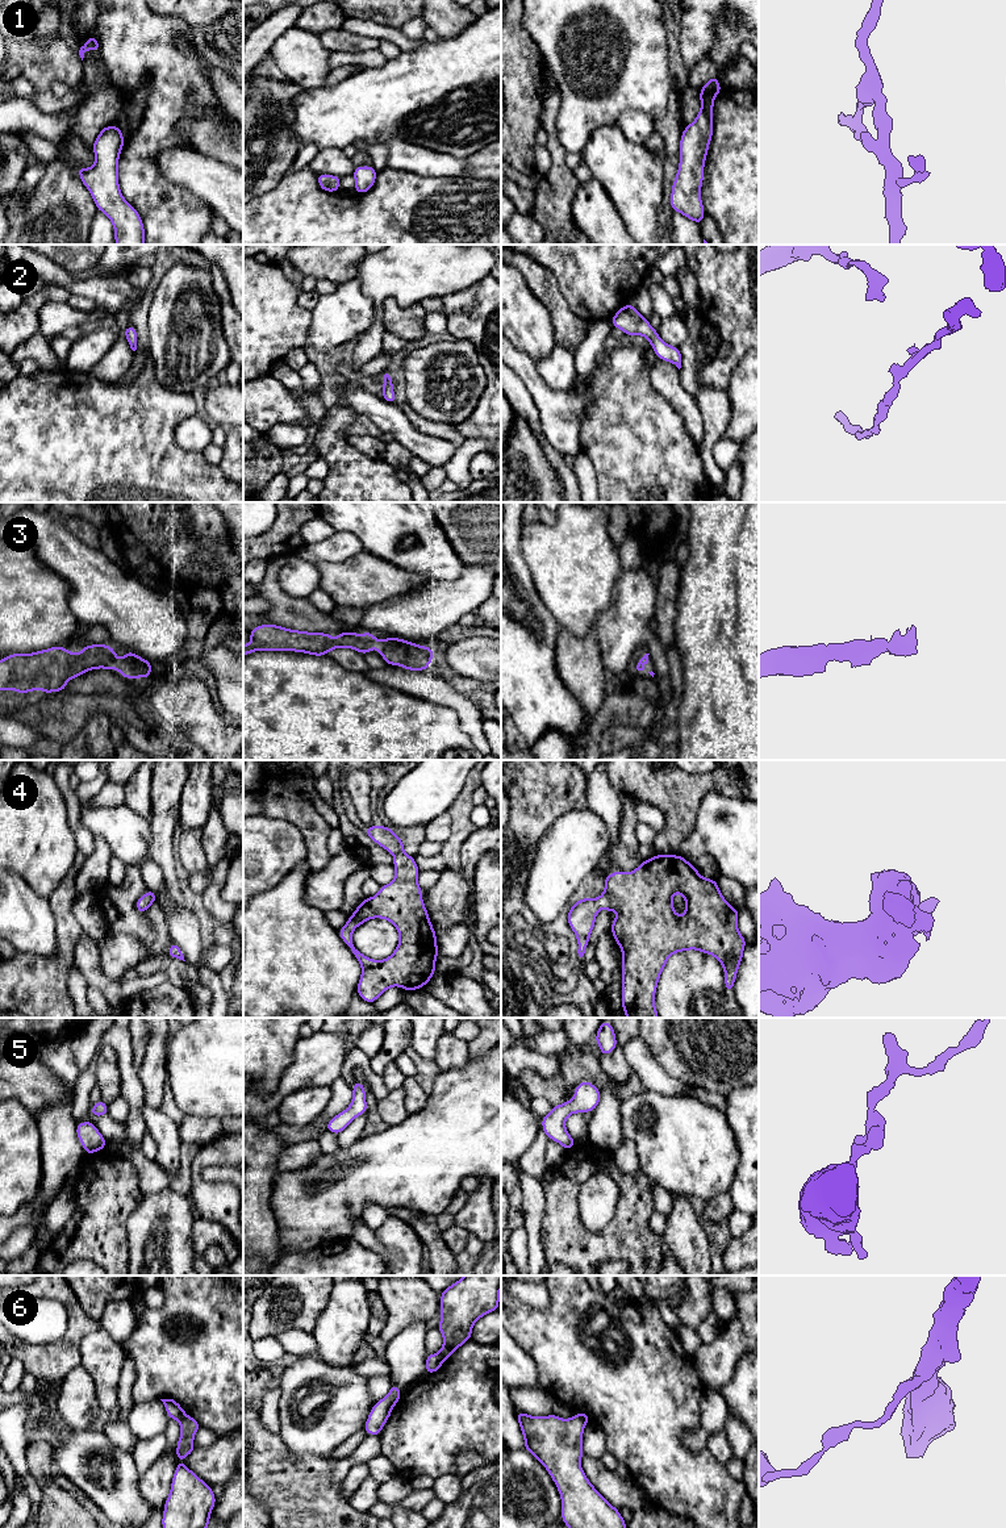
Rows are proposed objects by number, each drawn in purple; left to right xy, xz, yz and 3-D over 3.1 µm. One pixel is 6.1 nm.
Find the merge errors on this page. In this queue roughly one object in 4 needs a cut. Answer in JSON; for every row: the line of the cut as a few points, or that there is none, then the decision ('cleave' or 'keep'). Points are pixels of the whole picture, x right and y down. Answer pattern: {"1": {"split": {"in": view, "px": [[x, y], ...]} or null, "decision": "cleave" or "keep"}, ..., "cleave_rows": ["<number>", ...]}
{"1": {"split": null, "decision": "keep"}, "2": {"split": null, "decision": "keep"}, "3": {"split": null, "decision": "keep"}, "4": {"split": null, "decision": "keep"}, "5": {"split": null, "decision": "keep"}, "6": {"split": {"in": "xy", "px": [[184, 1414], [179, 1420]]}, "decision": "cleave"}, "cleave_rows": ["6"]}

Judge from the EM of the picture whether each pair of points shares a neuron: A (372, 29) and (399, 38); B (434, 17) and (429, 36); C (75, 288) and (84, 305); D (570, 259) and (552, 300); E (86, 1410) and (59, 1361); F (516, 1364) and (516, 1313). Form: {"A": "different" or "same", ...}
{"A": "same", "B": "different", "C": "different", "D": "different", "E": "different", "F": "different"}

